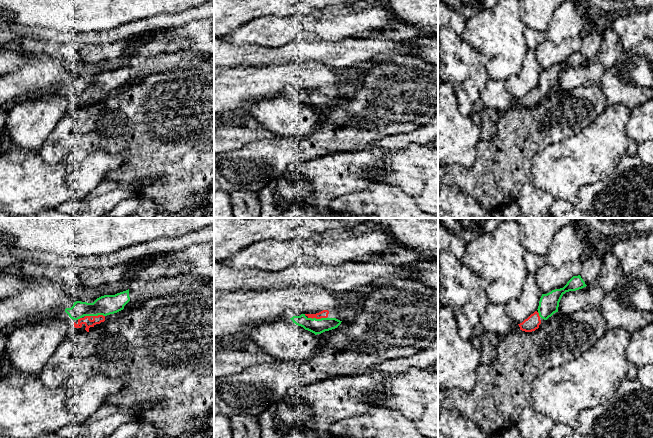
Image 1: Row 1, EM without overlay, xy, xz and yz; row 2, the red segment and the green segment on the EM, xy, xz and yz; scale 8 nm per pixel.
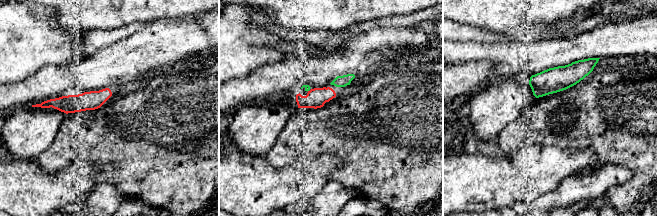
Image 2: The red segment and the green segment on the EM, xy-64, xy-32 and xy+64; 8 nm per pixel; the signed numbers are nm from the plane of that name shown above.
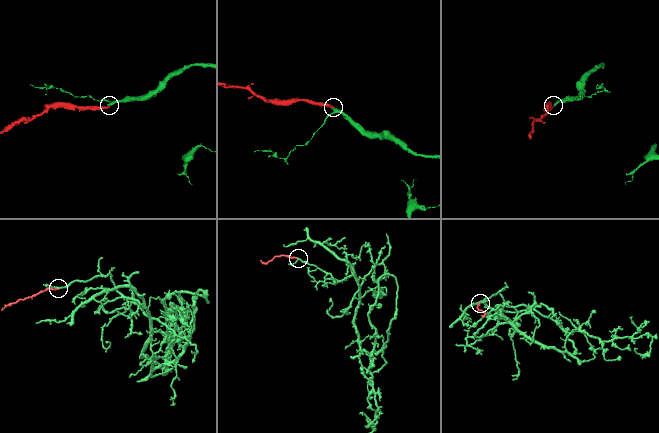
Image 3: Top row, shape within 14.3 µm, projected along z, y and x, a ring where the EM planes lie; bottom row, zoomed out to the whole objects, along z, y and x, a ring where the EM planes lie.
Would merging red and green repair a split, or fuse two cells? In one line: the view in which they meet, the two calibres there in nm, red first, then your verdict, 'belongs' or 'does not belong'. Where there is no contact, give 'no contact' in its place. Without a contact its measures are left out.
xy | 70/160 nm | belongs

